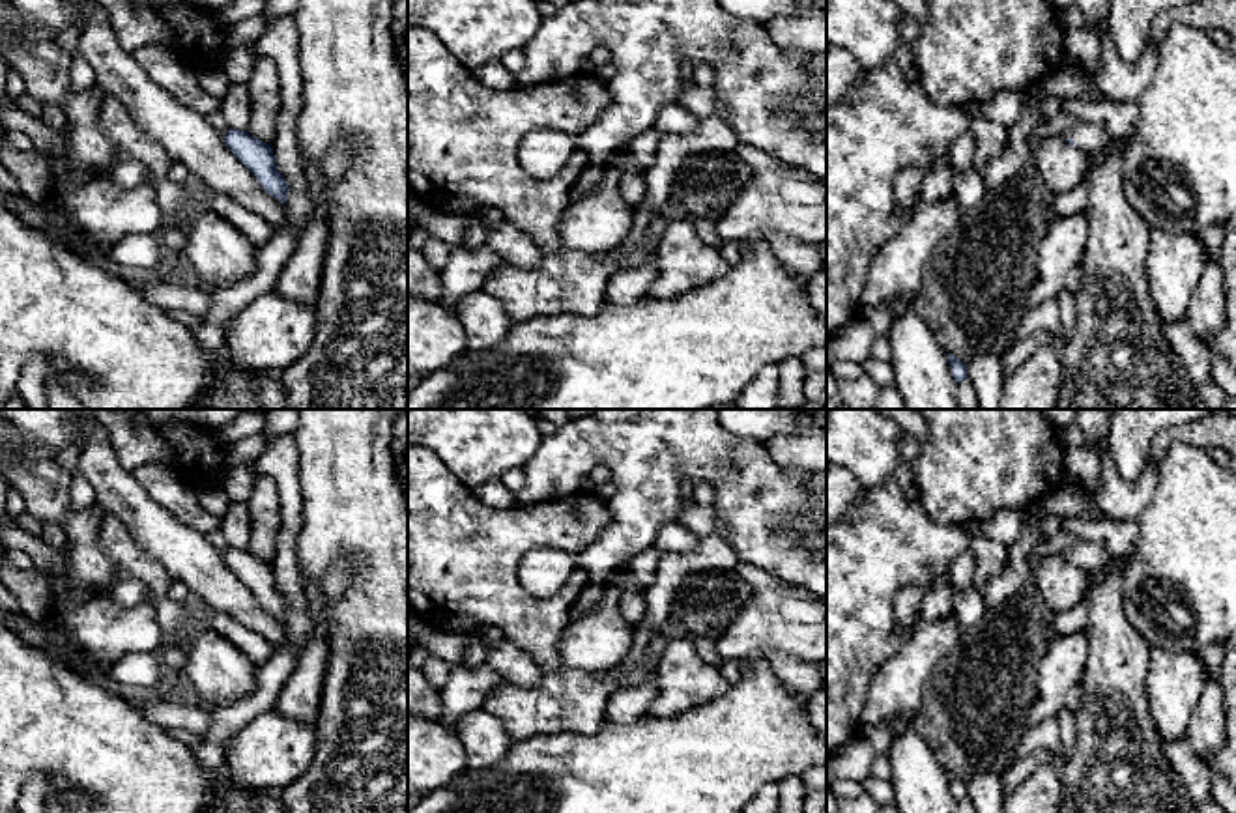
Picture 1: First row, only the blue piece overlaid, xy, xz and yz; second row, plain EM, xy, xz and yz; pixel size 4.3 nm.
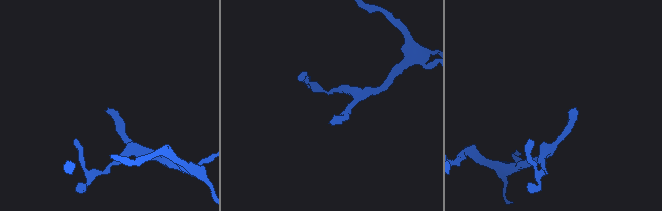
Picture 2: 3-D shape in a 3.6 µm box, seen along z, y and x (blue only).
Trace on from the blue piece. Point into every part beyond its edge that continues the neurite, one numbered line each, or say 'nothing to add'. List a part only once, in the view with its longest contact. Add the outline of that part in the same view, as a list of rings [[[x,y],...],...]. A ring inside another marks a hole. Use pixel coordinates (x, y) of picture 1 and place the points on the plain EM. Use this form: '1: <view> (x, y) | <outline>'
1: yz (1087, 556) | [[[1077,542],[1073,548],[1064,551],[1066,557],[1071,557],[1077,568],[1092,572],[1094,568],[1107,563],[1107,551],[1092,542]]]

